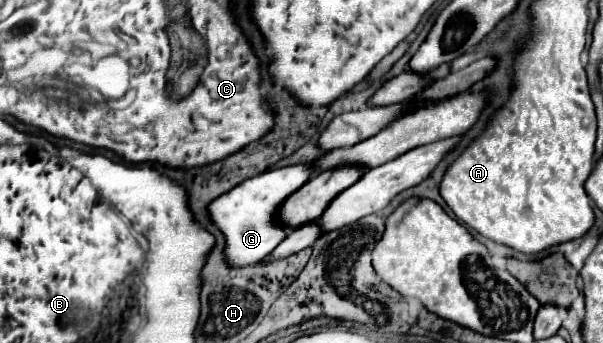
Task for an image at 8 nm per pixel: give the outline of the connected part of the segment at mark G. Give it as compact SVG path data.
M298 163L280 169L270 169L262 175L242 181L232 191L224 193L222 197L210 203L210 215L226 235L226 257L230 265L246 267L250 263L262 261L268 253L272 253L272 249L276 249L276 245L280 245L280 241L284 241L288 229L284 229L276 221L276 211L280 209L284 199L290 197L290 193L300 189L300 185L304 185L304 181L314 175L314 171L314 163Z

